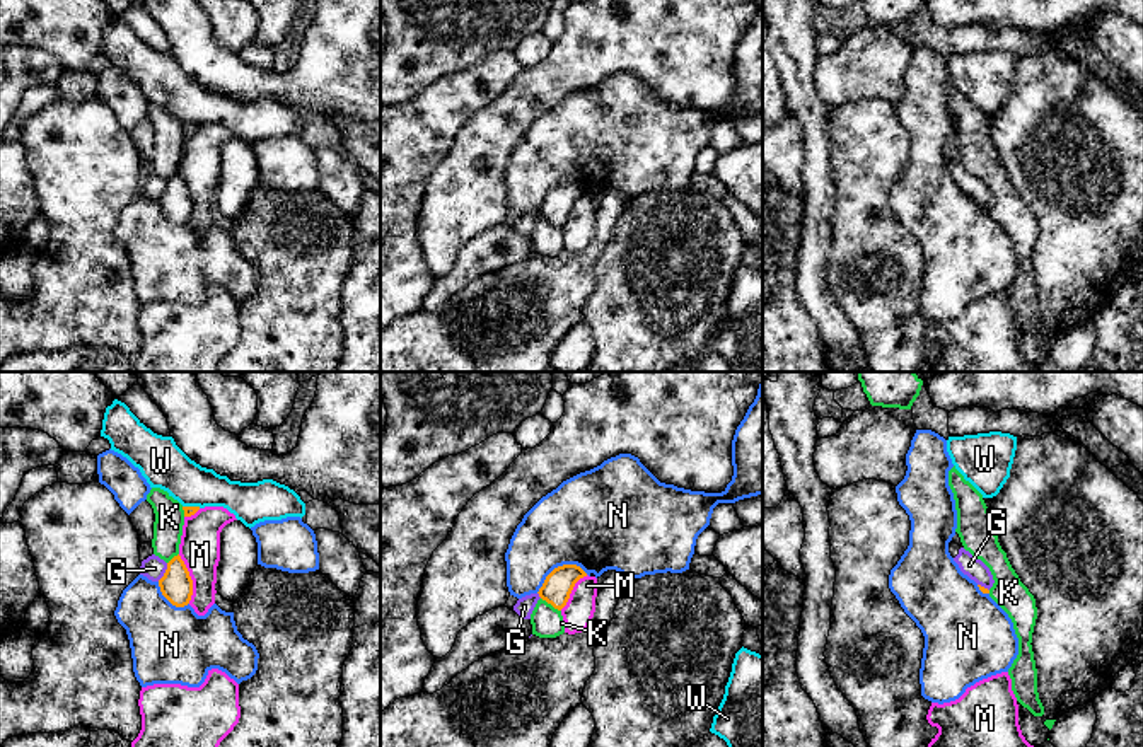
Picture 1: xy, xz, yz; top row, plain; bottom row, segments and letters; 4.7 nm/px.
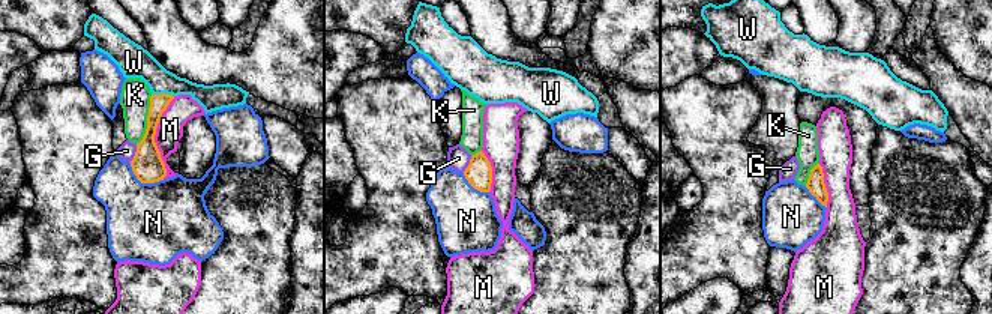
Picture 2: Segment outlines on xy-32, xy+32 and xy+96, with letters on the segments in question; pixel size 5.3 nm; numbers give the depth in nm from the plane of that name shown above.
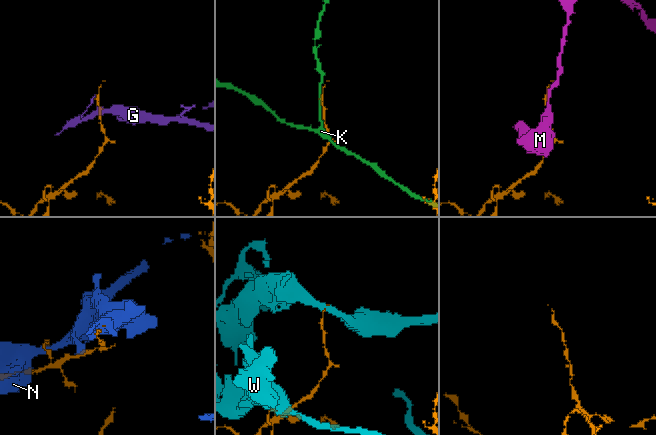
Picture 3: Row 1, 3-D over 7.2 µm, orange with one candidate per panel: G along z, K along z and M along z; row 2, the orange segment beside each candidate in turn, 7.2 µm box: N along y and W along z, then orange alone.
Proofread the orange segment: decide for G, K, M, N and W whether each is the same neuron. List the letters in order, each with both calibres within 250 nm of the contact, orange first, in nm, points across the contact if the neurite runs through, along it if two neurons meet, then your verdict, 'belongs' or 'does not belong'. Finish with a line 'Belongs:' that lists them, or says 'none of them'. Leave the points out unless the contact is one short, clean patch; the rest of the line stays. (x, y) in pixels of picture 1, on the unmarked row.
G: 160/110 nm | along xy (168, 181), (168, 186), (157, 198) | does not belong
K: 140/150 nm | does not belong
M: 160/190 nm | does not belong
N: 140/420 nm | along xz (587, 191), (575, 183), (558, 183), (536, 210) | does not belong
W: 50/220 nm | does not belong
Belongs: none of them

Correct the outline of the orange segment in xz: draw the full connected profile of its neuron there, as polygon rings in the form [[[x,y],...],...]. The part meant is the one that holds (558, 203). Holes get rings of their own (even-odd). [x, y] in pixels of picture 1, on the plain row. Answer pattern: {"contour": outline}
{"contour": [[[577,182],[558,184],[546,194],[537,211],[542,218],[561,229],[566,223],[575,201],[583,194],[587,194],[587,191]]]}

